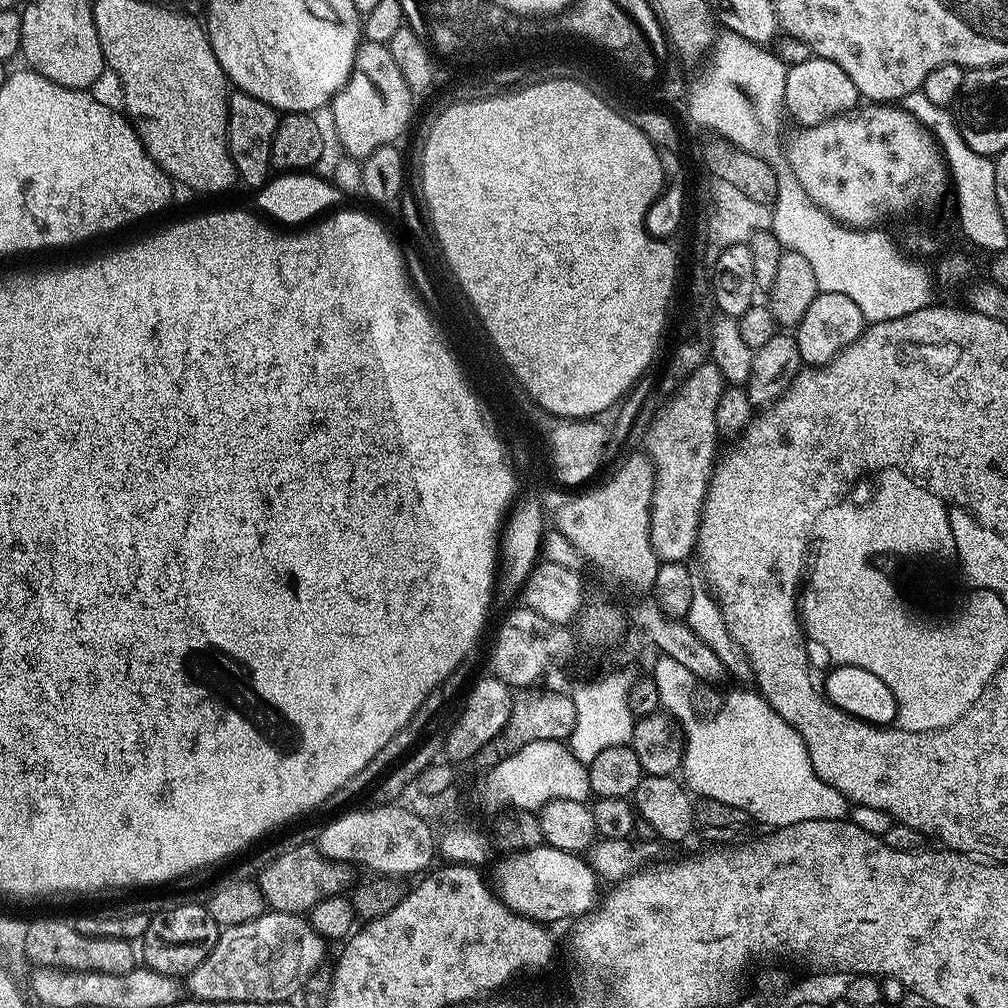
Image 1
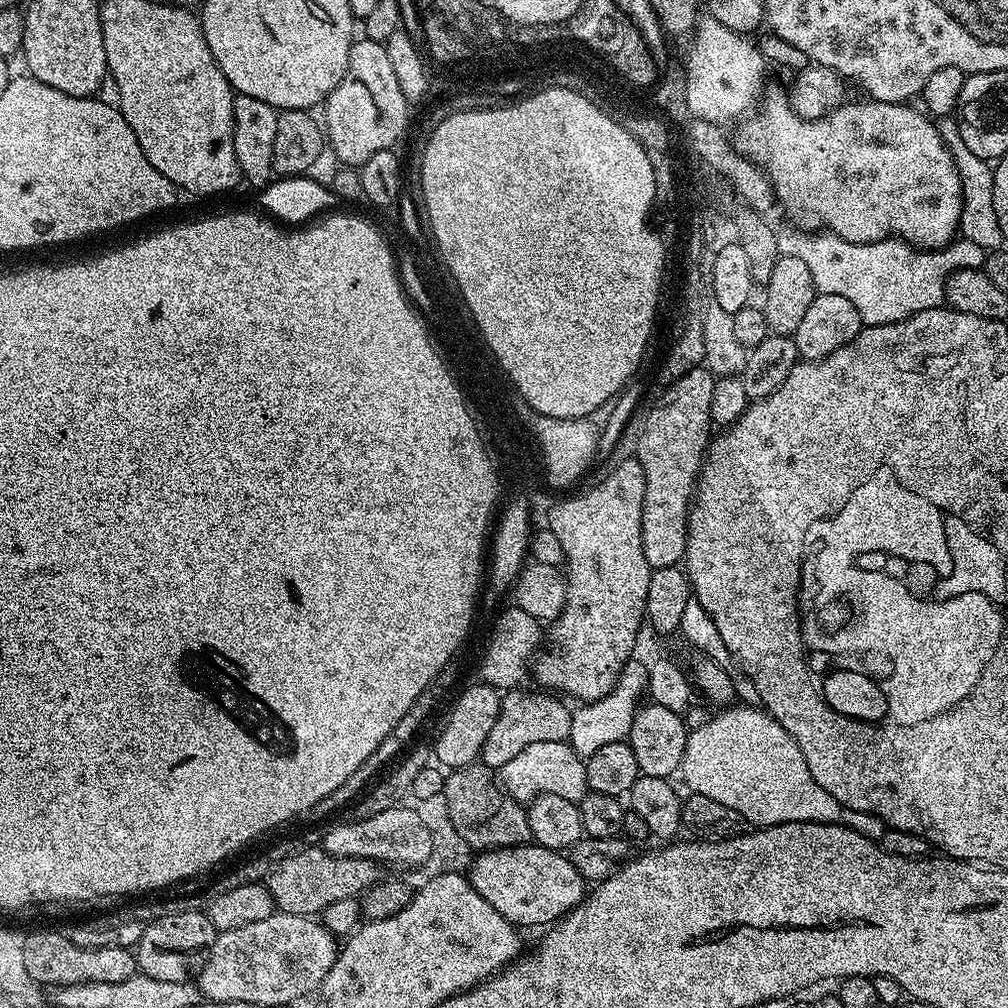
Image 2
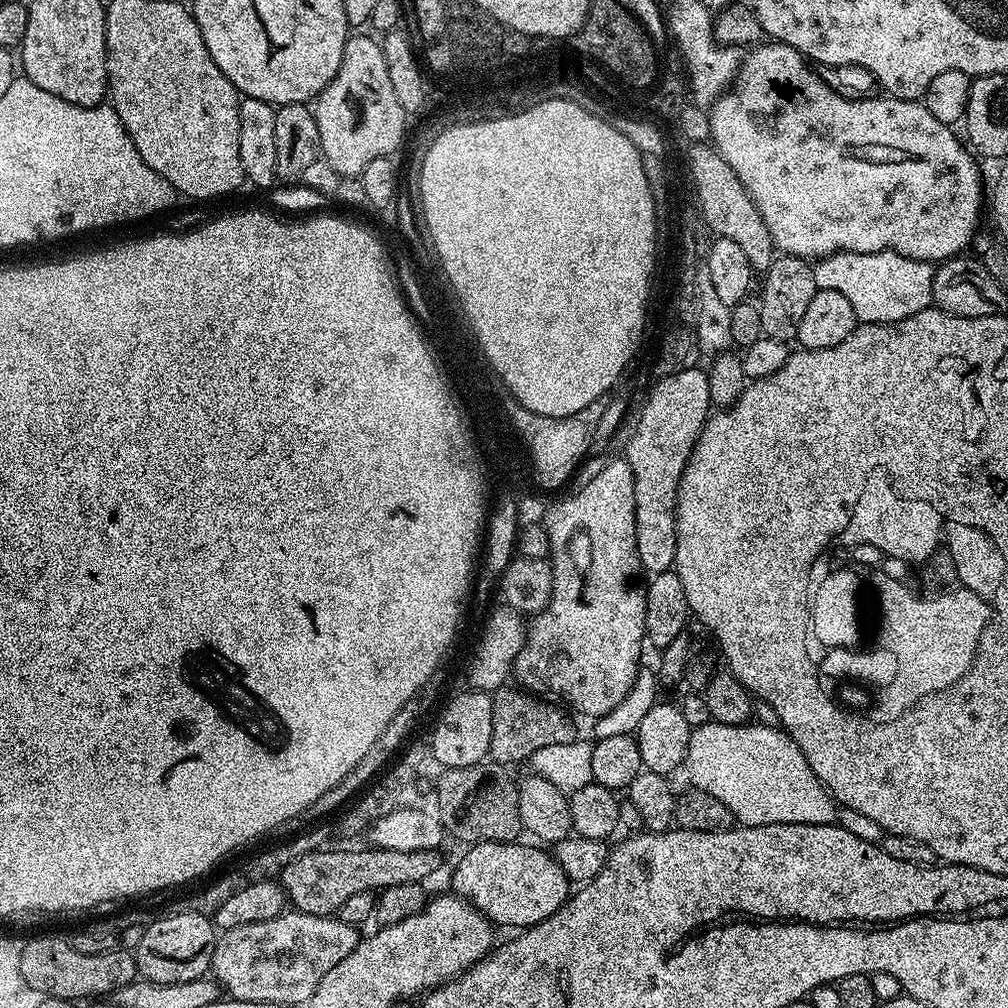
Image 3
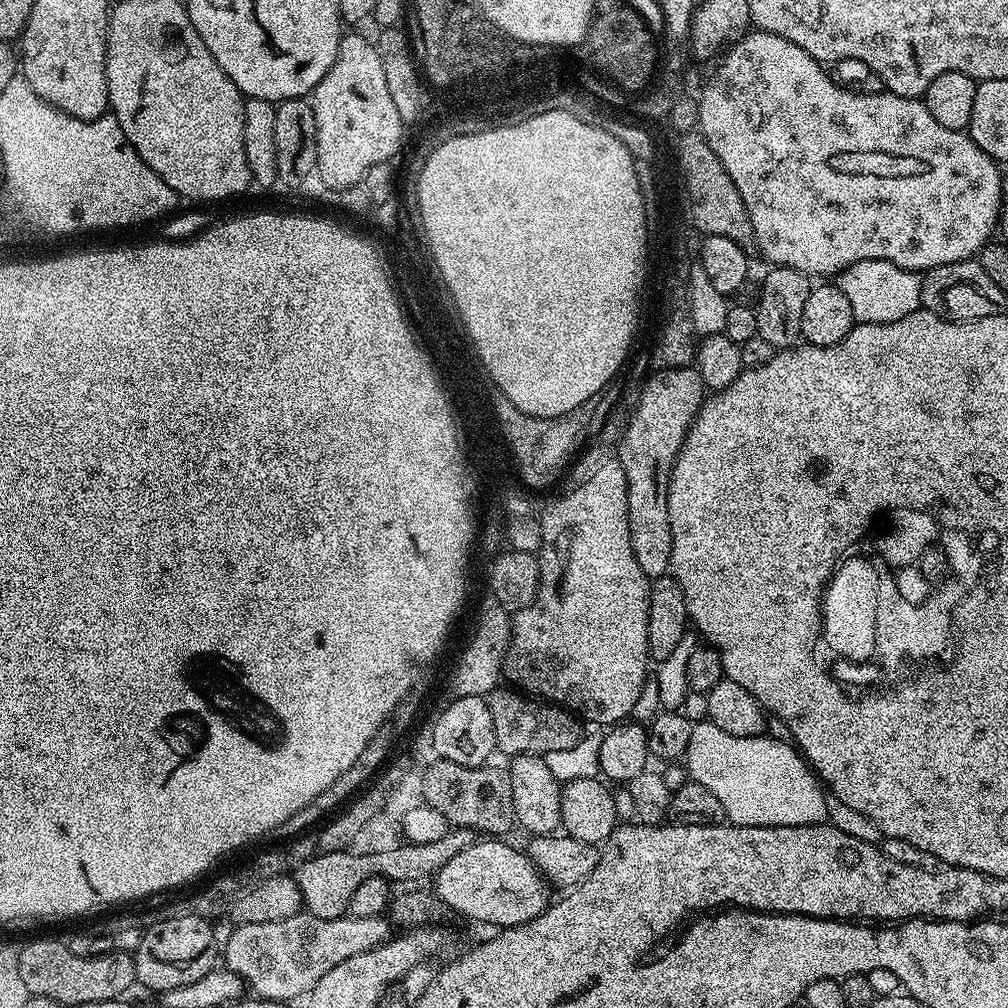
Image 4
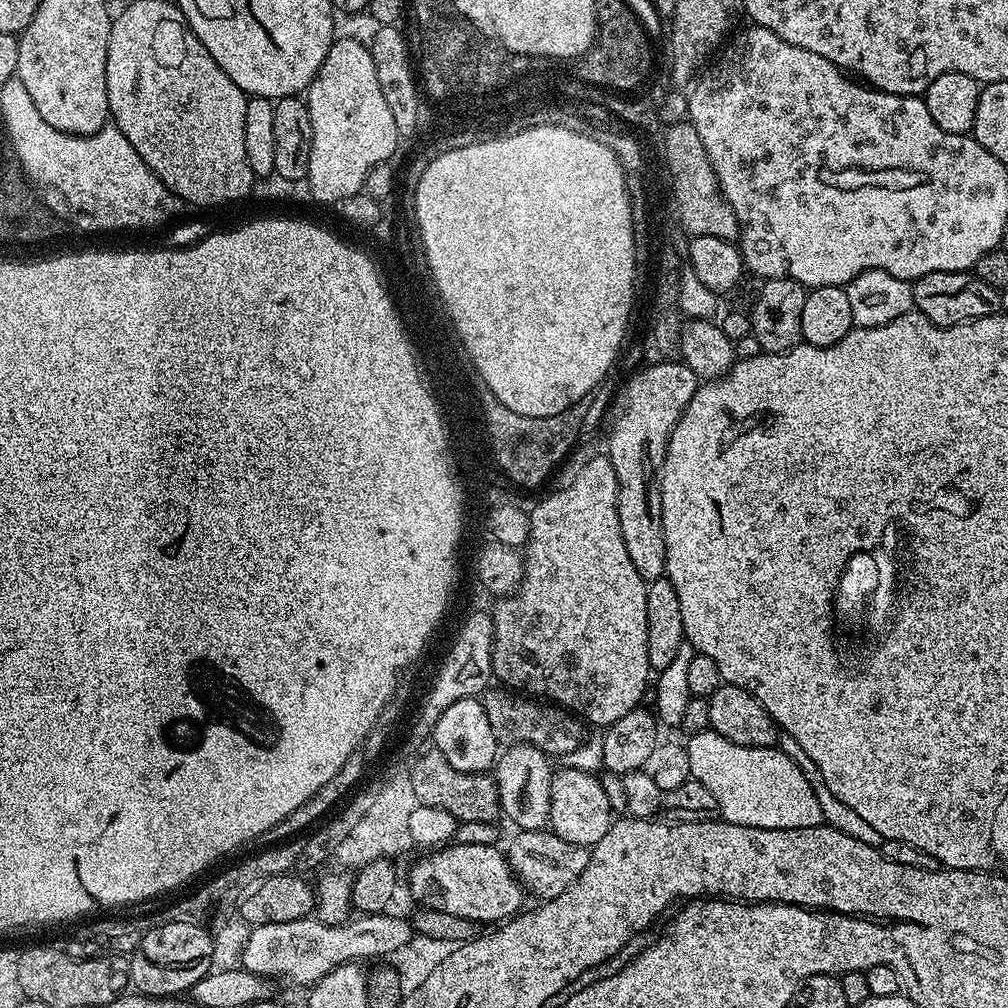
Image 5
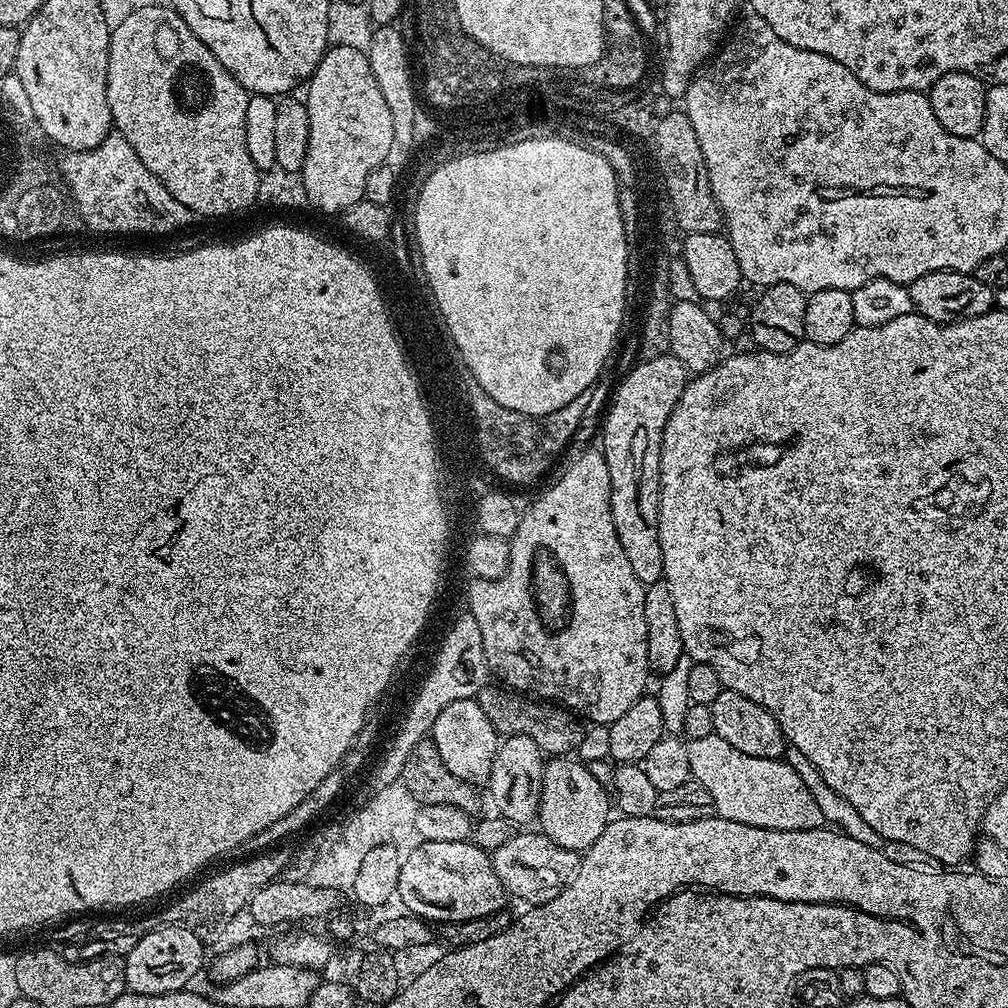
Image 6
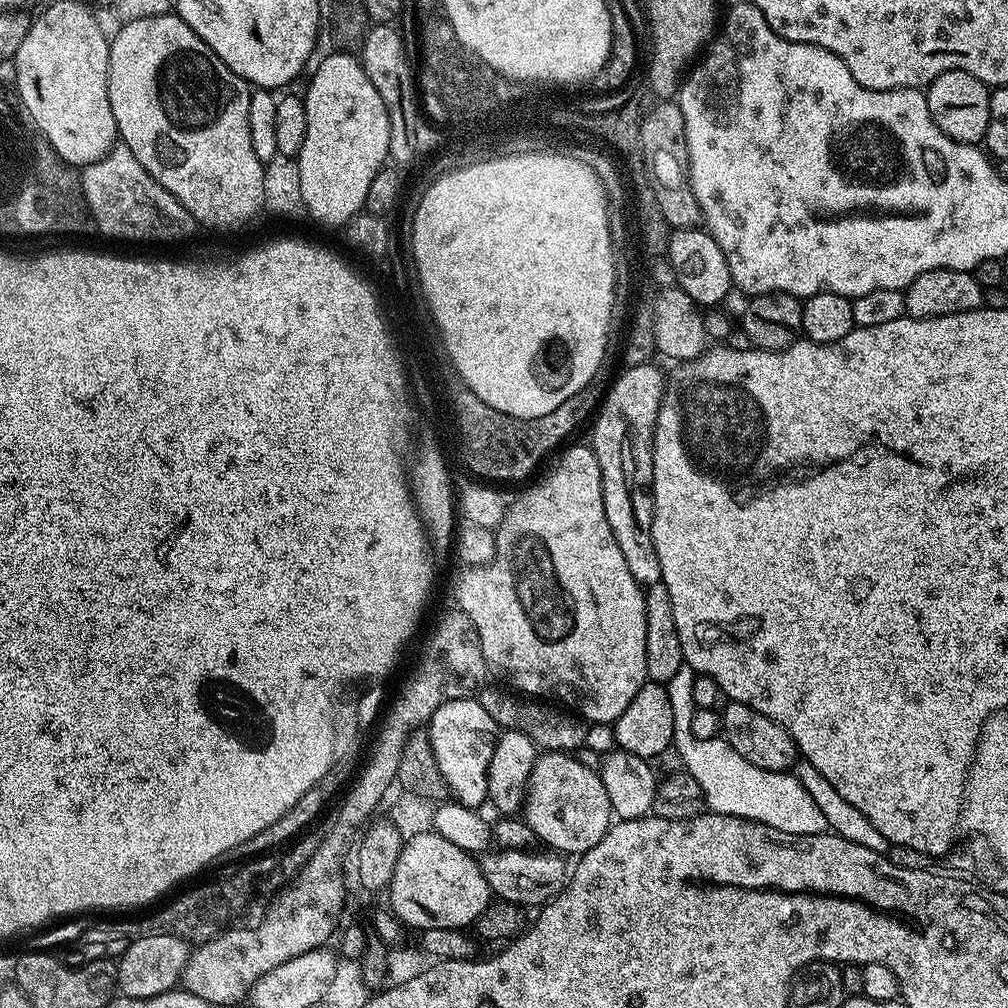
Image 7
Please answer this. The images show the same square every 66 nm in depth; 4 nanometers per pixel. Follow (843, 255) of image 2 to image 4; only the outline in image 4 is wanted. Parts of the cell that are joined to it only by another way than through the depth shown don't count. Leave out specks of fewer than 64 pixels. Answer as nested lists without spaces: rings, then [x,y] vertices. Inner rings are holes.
[[[867,260],[854,262],[838,276],[838,287],[846,294],[850,302],[850,310],[854,310],[854,318],[858,324],[881,324],[882,322],[898,322],[898,318],[906,318],[906,314],[914,314],[922,307],[921,273],[911,272],[902,266],[894,266],[894,262],[885,260]]]

